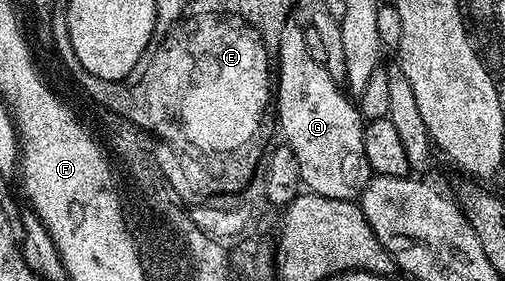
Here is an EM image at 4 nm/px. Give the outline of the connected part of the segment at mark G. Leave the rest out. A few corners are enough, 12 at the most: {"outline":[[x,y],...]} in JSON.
{"outline":[[302,25],[275,51],[275,120],[316,196],[371,179],[363,117],[311,58]]}

